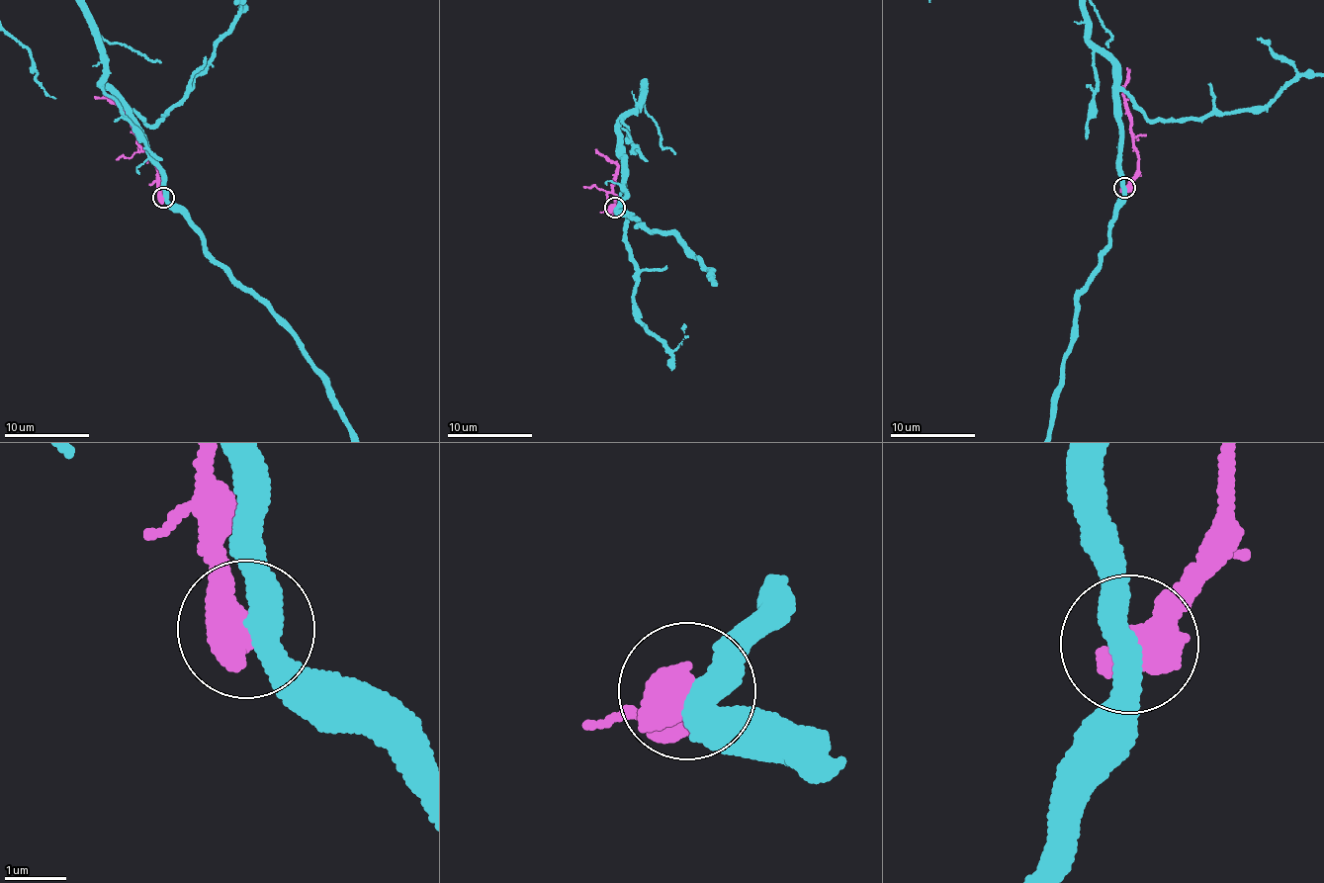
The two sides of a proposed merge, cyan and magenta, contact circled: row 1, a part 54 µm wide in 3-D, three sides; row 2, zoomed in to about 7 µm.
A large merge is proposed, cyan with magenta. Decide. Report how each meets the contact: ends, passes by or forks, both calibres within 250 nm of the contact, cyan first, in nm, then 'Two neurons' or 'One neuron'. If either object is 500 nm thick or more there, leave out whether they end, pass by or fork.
Thickness 400 nm (cyan) against 650 nm. Two neurons

